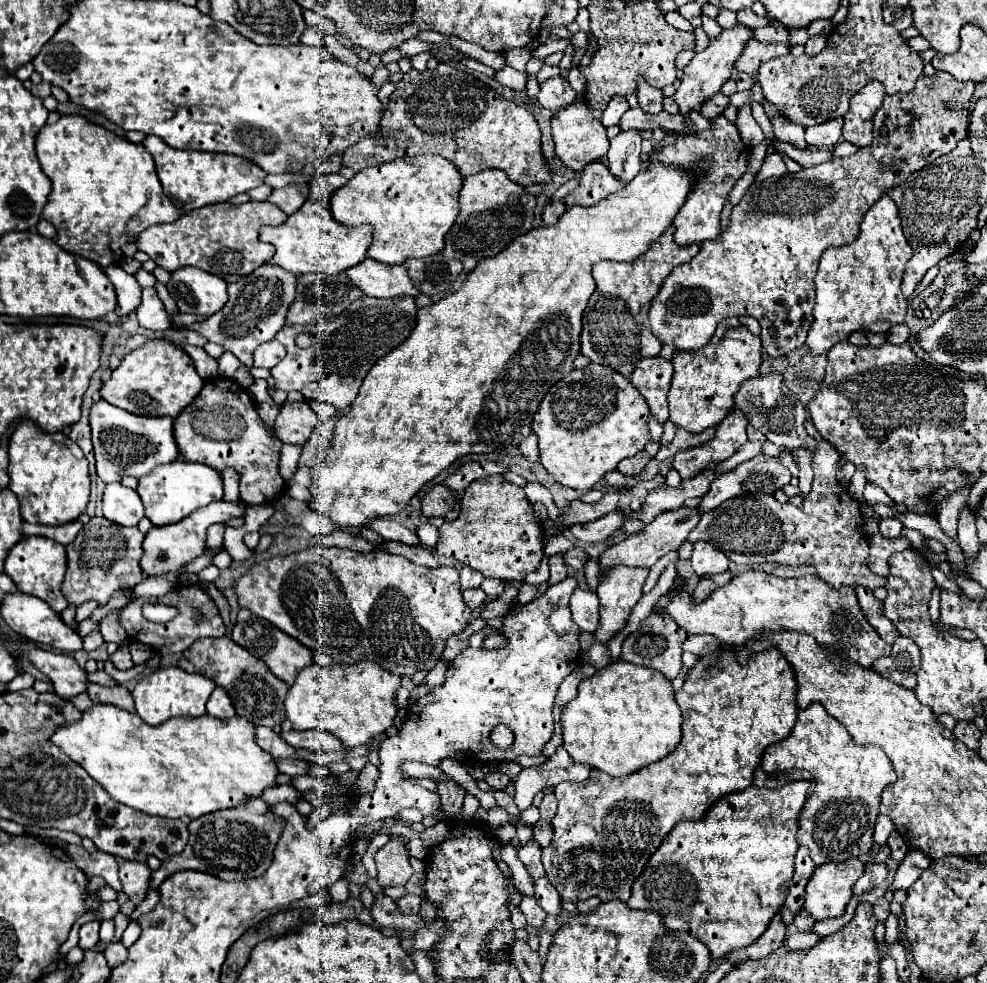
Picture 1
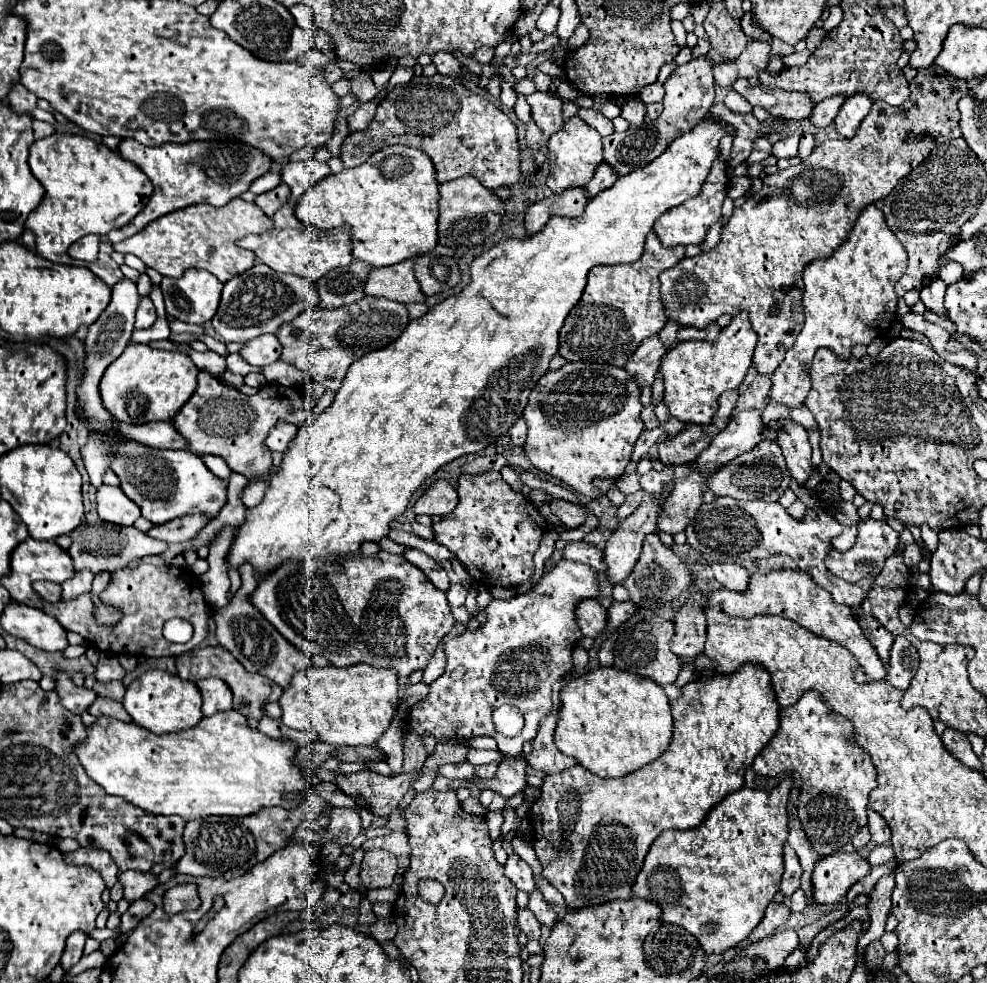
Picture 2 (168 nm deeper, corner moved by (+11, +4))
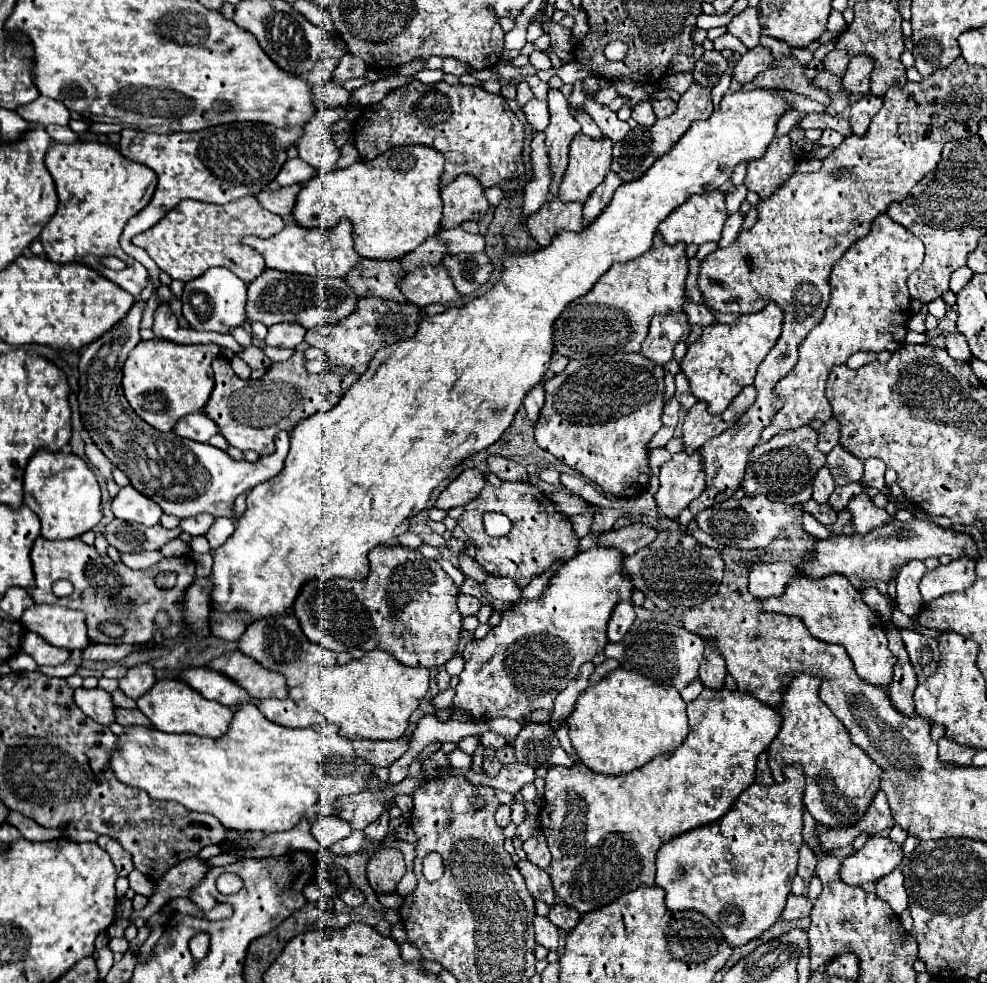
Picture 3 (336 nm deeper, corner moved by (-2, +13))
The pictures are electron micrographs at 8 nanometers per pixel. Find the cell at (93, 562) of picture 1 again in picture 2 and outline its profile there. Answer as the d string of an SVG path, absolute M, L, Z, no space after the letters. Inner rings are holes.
M80 523L72 533L70 533L72 545L68 549L68 555L74 561L74 569L90 569L94 575L102 573L102 571L110 571L114 573L116 569L126 567L132 559L136 557L144 557L144 555L160 555L168 549L168 543L150 539L148 535L144 535L142 531L138 531L136 527L124 527L124 525L114 525L114 523Z

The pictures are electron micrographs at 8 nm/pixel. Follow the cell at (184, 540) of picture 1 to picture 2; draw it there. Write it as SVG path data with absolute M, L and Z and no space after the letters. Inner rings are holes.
M204 513L198 515L182 515L180 519L172 519L162 525L154 525L146 531L148 537L160 539L166 543L182 543L194 539L206 525L210 523L210 517Z

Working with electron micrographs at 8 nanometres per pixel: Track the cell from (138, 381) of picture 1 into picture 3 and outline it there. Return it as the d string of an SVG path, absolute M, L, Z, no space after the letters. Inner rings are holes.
M169 340L139 342L123 366L123 392L131 408L153 428L171 432L175 422L203 410L213 392L211 362L219 356L219 344L177 344Z

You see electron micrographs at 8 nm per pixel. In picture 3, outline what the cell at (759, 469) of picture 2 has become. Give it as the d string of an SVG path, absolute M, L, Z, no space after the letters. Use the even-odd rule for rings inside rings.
M801 426L797 430L789 430L777 434L771 442L757 444L747 462L747 472L741 488L747 496L767 496L773 502L785 502L789 506L805 504L811 500L813 478L819 468L825 464L825 454L817 448L817 430L811 426Z

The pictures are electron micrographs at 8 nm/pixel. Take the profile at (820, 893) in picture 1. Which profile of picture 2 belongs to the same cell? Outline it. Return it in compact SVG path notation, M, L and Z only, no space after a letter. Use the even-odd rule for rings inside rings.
M834 853L818 859L812 873L812 899L818 905L838 905L846 891L870 873L870 865L860 853Z

